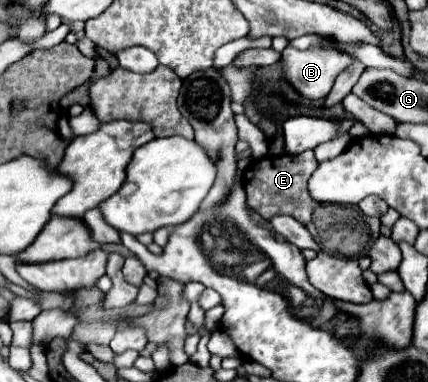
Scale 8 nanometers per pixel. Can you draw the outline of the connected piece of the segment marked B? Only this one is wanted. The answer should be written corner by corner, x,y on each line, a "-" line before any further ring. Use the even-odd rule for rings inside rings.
308,47
306,51
282,53
284,73
288,81
308,99
322,99
330,93
334,79
344,71
352,57
336,47

